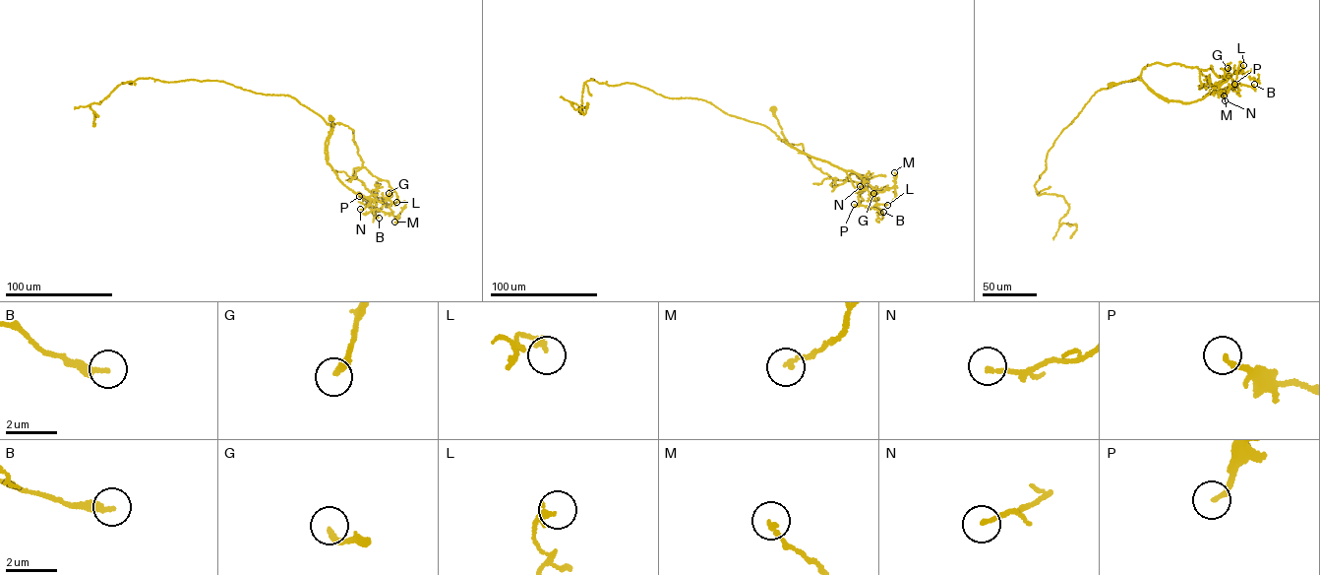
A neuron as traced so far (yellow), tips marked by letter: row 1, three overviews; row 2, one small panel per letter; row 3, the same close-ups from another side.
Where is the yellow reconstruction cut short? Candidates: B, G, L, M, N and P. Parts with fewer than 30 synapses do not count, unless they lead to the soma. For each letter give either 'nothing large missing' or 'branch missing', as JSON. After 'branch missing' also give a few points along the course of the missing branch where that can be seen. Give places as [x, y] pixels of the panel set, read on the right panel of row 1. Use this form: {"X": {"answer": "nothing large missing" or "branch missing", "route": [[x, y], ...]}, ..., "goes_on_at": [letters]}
{"B": {"answer": "nothing large missing"}, "G": {"answer": "nothing large missing"}, "L": {"answer": "nothing large missing"}, "M": {"answer": "nothing large missing"}, "N": {"answer": "nothing large missing"}, "P": {"answer": "nothing large missing"}, "goes_on_at": []}

